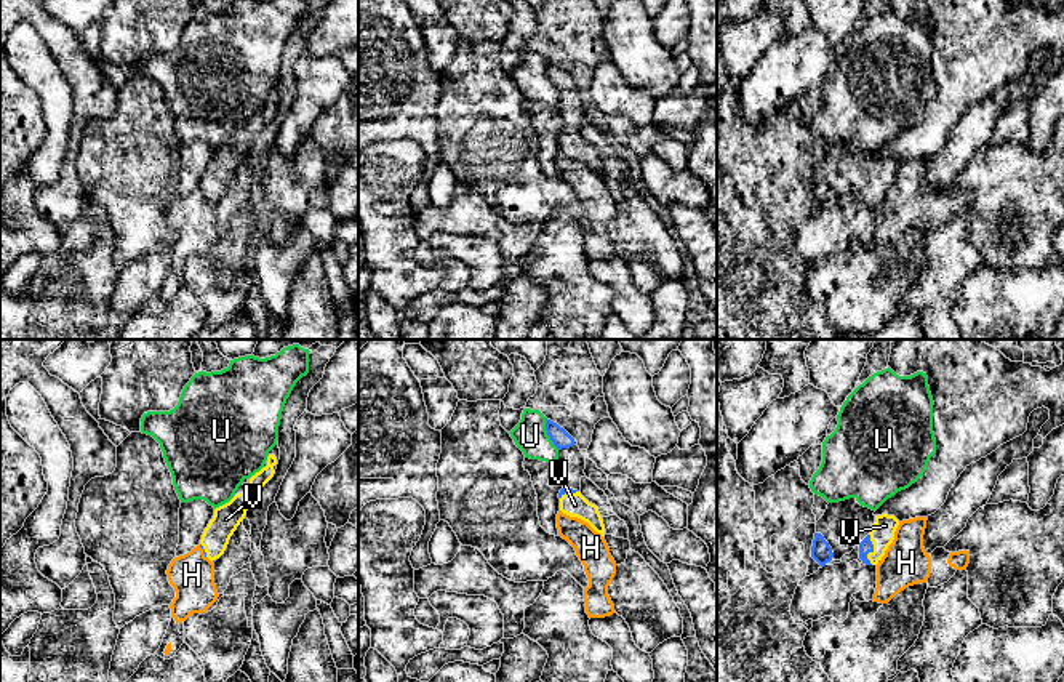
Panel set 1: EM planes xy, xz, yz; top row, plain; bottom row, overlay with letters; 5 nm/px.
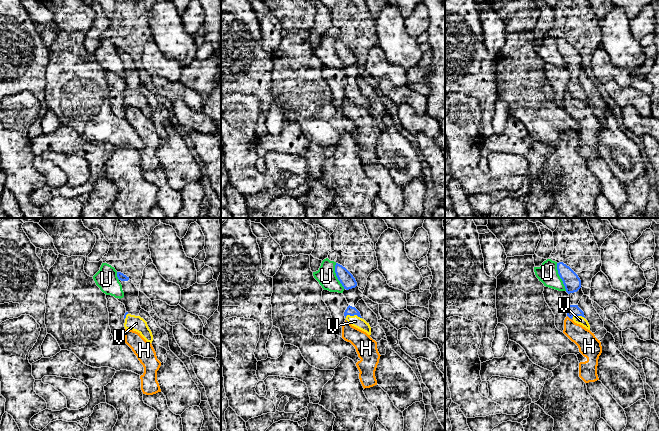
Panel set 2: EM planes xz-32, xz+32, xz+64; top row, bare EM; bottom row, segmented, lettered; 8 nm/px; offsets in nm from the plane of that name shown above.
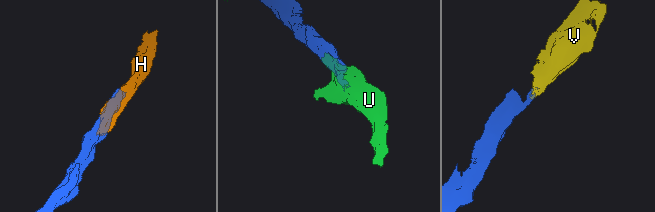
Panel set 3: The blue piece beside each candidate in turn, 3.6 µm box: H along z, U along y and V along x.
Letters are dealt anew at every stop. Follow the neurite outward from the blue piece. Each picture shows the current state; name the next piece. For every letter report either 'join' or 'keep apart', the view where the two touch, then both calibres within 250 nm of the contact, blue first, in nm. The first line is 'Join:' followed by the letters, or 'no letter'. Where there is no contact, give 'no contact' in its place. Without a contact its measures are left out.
Join: V
H: keep apart; contact in xy; calibres 20 and 220 nm
U: keep apart; contact in xz; calibres 90 and 170 nm
V: join; contact in yz; calibres 70 and 120 nm

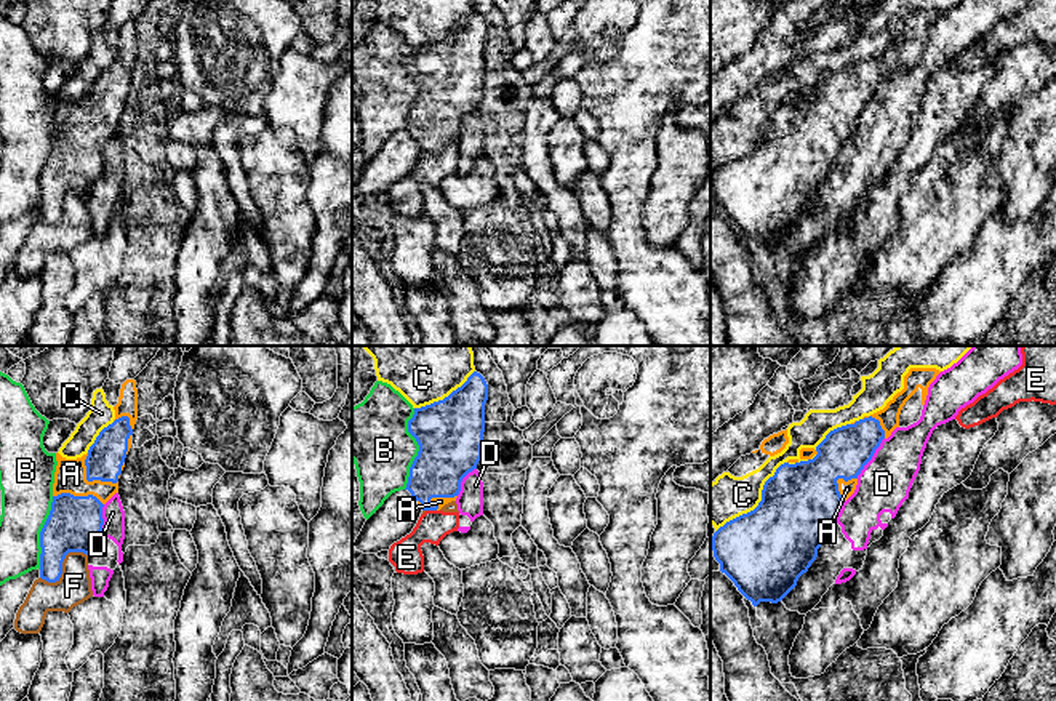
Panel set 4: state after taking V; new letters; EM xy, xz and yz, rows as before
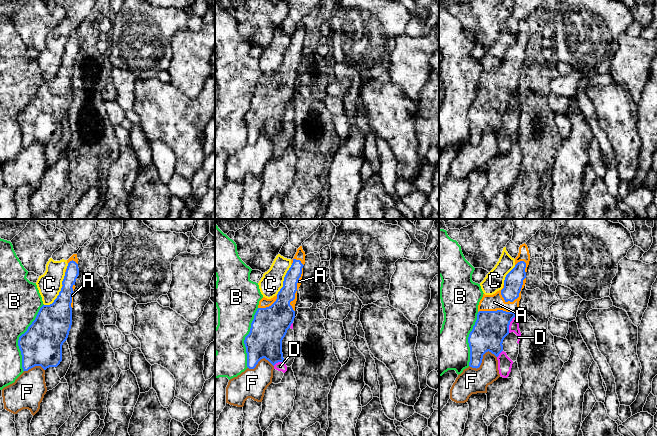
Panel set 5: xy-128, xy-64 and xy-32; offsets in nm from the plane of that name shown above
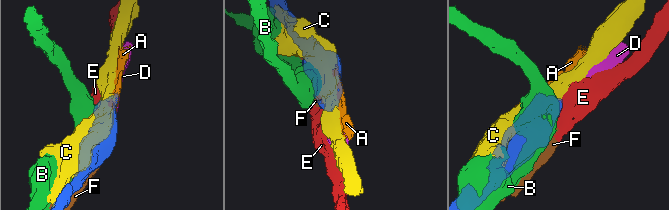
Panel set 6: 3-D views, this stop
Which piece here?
Join: A
A: join; contact in xy; calibres 190 and 160 nm
B: keep apart; contact in xz; calibres 340 and 340 nm
C: keep apart; contact in yz; calibres 420 and 220 nm
D: keep apart; contact in yz; calibres 240 and 260 nm
E: keep apart; contact in xz; calibres 260 and 160 nm
F: keep apart; contact in xy; calibres 260 and 170 nm

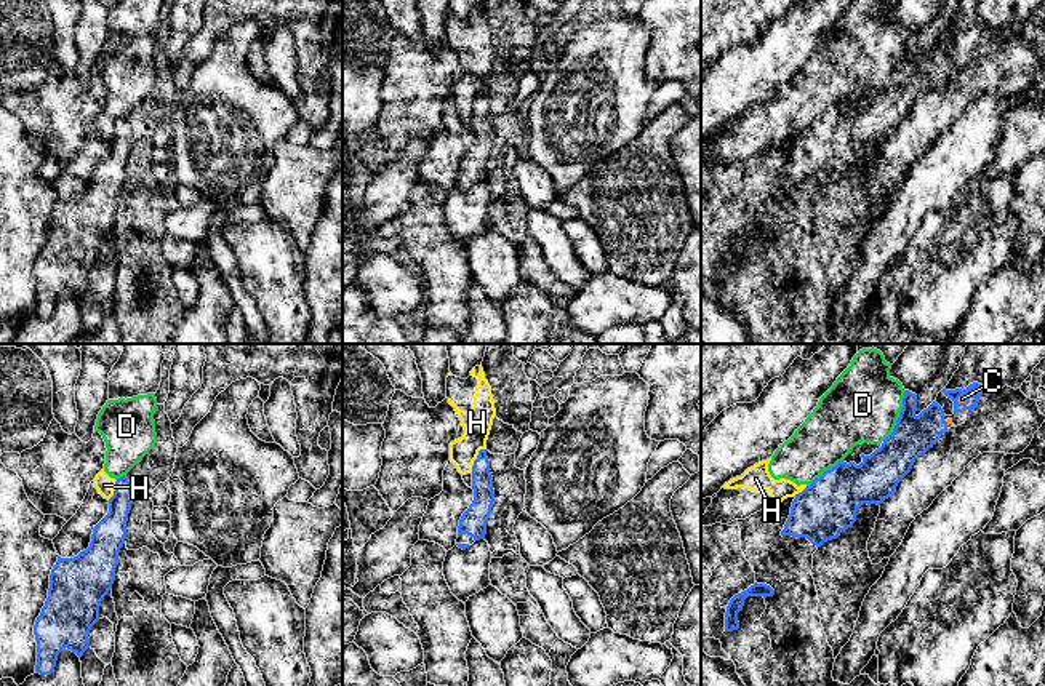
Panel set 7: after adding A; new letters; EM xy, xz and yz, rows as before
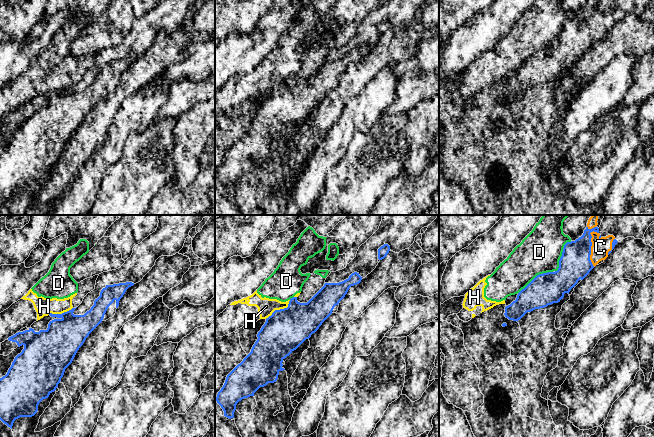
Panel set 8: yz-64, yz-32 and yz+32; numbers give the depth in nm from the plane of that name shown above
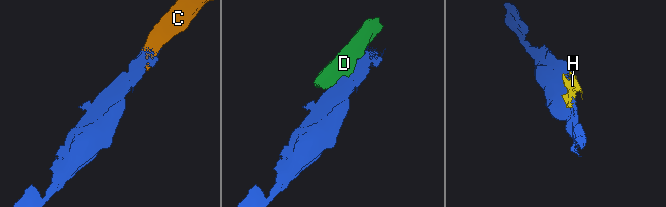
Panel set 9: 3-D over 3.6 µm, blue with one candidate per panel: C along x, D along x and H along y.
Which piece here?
Join: C
C: join; contact in yz; calibres 70 and 30 nm
D: keep apart; contact in yz; calibres 200 and 360 nm
H: keep apart; contact in xz; calibres 110 and 150 nm

